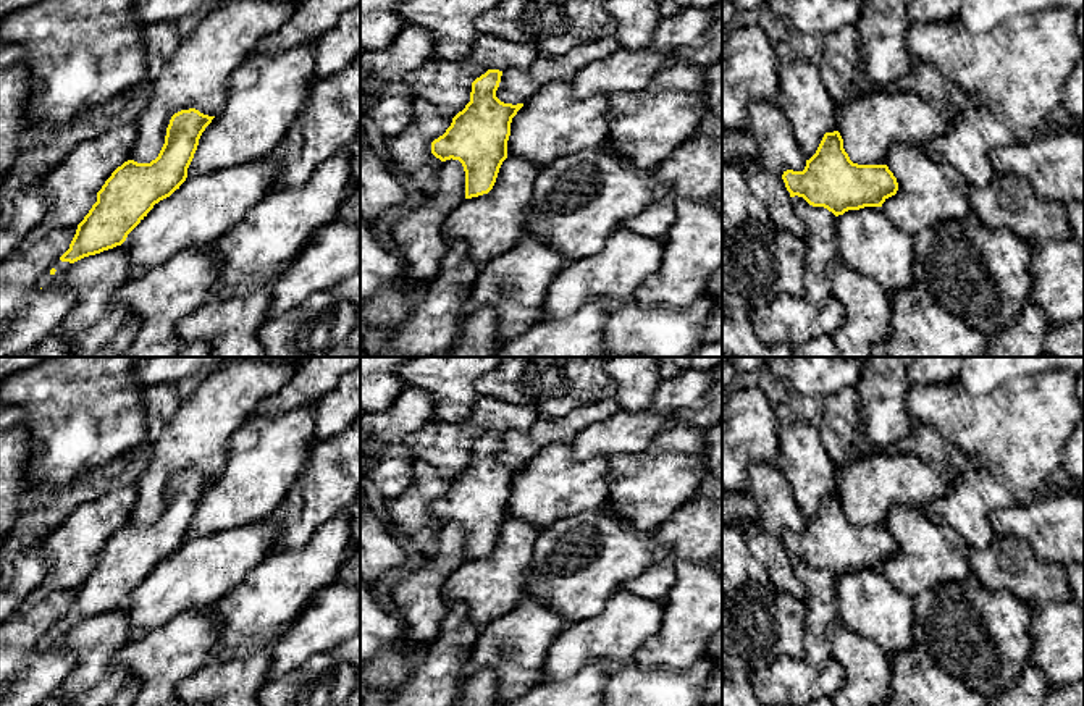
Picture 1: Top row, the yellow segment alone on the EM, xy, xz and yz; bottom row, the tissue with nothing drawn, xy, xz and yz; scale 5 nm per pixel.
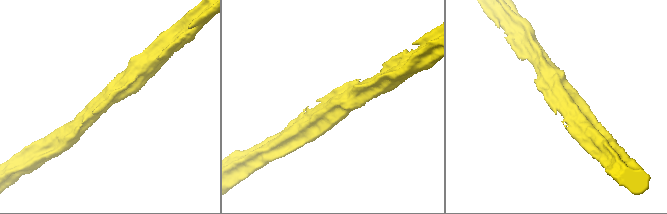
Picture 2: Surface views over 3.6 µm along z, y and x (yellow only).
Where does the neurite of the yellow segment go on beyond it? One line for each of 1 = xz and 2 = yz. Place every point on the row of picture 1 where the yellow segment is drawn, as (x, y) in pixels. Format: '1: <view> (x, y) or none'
1: none
2: none

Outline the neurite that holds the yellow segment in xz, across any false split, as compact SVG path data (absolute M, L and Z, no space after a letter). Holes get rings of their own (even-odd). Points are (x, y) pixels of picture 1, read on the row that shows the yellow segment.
M488 69L472 82L470 102L443 136L431 142L441 162L459 160L465 171L465 199L488 194L507 158L510 123L523 103L504 103L496 97L502 71Z

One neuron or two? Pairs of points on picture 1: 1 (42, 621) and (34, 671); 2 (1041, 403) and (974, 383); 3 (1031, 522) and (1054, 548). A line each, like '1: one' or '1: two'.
1: one
2: two
3: one

